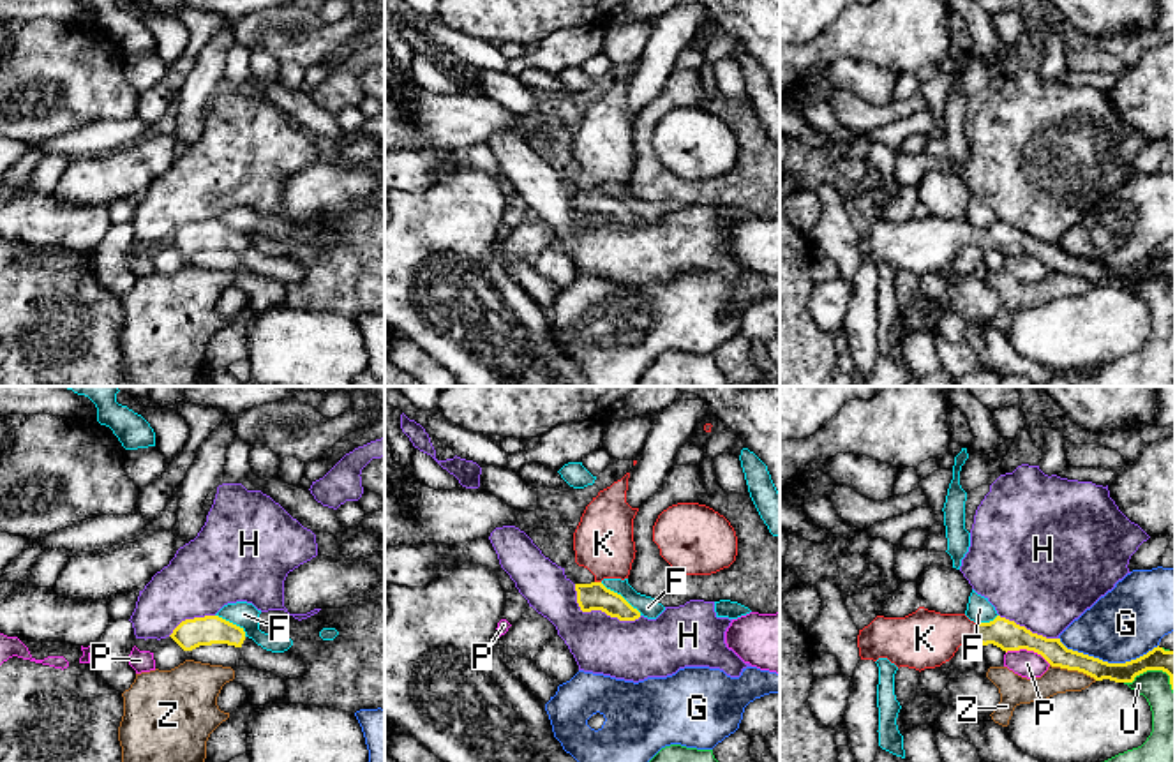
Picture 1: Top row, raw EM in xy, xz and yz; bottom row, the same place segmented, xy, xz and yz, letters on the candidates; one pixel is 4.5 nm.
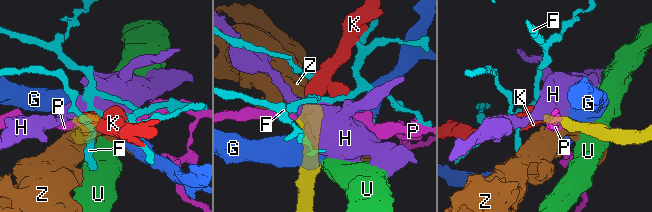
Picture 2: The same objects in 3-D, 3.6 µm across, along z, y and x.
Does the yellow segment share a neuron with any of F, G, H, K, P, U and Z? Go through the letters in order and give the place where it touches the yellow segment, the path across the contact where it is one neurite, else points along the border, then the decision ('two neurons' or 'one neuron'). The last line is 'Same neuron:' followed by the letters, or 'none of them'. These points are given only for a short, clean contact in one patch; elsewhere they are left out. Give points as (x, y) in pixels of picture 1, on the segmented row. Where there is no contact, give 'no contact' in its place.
F: contact xz (620, 595); border xz (600, 582), (620, 593), (641, 614); two neurons
G: contact yz (1107, 662); two neurons
H: contact xz (598, 609); two neurons
K: contact yz (976, 632); one neuron
P: contact yz (1029, 649); two neurons
U: contact yz (1156, 669); two neurons
Z: contact yz (1073, 669); border yz (1050, 664), (1061, 669), (1082, 671), (1096, 679); two neurons
Same neuron: K

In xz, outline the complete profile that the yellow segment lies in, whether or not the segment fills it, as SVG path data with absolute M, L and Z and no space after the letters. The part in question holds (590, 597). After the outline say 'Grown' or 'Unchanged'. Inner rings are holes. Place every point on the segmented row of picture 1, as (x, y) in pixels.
M630 473L600 490L573 533L575 563L595 575L591 584L575 584L580 610L602 610L619 621L640 617L621 594L602 584L603 579L628 579L635 559L633 519L639 508L626 503L628 478Z. Grown

